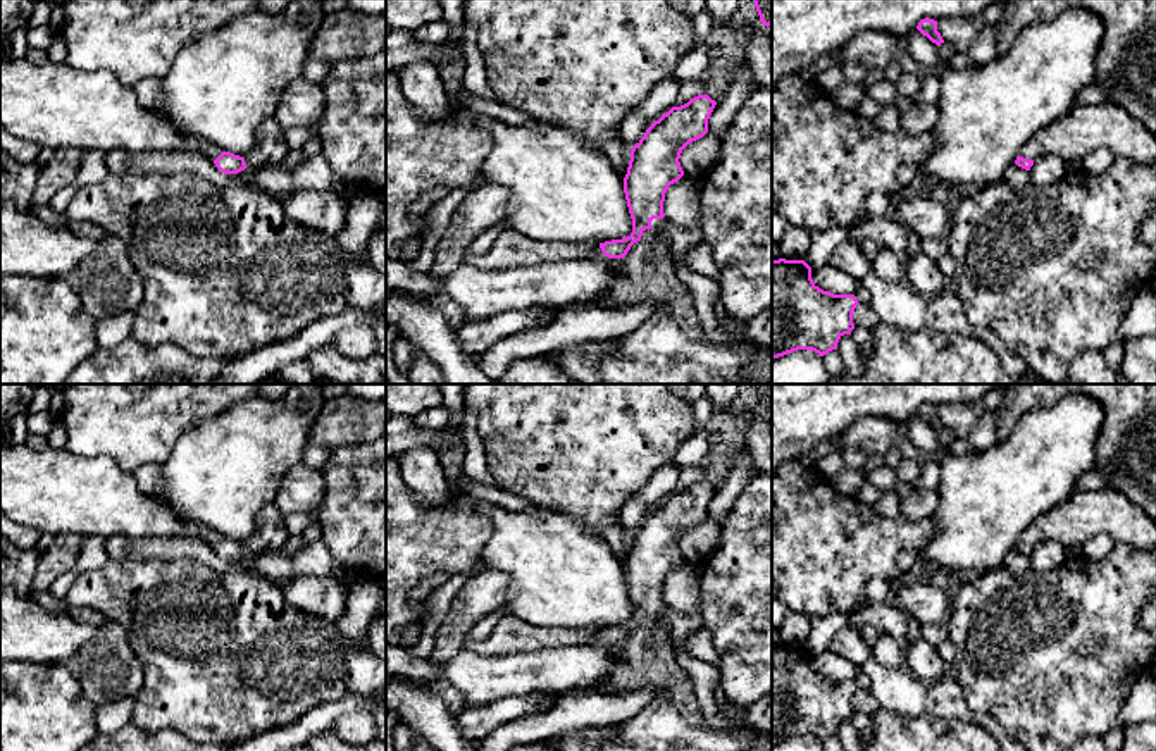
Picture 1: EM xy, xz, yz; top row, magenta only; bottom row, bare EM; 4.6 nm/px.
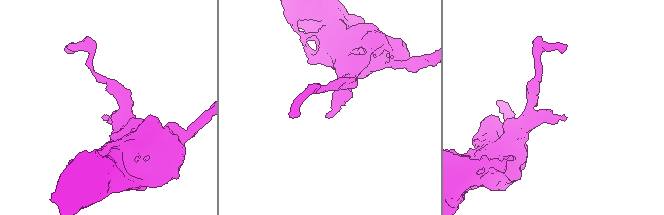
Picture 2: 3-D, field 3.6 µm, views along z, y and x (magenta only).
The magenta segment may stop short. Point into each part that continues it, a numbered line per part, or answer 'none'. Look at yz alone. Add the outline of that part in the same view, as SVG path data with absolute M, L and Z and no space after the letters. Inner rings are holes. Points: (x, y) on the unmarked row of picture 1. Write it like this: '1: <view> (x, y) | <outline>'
1: yz (1086, 514) | M1109 486L1075 491L1066 501L1037 517L1020 536L1020 543L1035 548L1042 541L1056 541L1070 553L1080 551L1097 534L1109 534L1116 543L1139 549L1156 549L1156 524Z

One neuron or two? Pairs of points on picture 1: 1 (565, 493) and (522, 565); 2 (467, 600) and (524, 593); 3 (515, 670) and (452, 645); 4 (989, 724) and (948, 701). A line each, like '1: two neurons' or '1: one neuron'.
1: two neurons
2: two neurons
3: two neurons
4: one neuron

